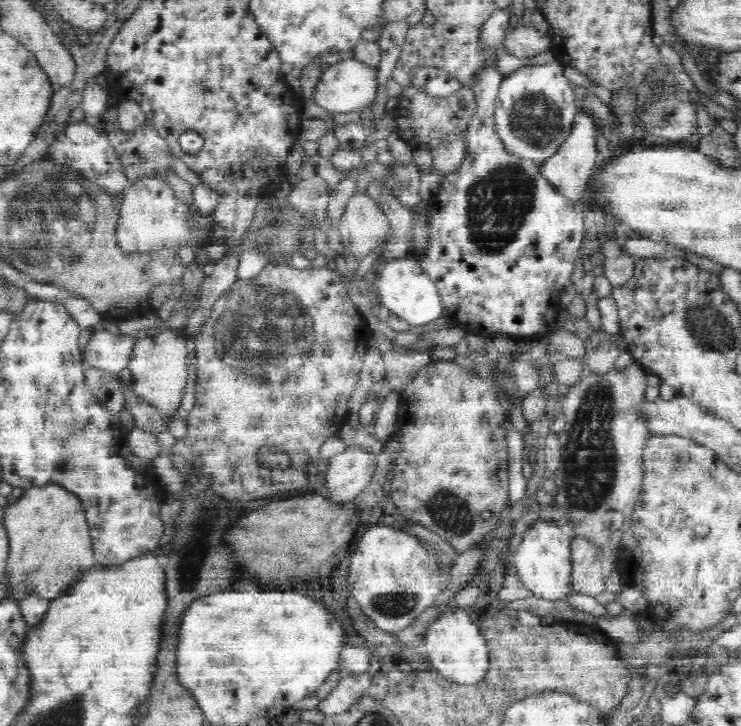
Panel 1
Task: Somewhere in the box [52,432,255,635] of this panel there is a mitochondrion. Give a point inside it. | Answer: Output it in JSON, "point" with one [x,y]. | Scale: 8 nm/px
{"point":[192,551]}

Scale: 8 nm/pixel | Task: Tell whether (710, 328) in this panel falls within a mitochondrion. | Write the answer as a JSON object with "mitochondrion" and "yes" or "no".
{"mitochondrion":"yes"}

